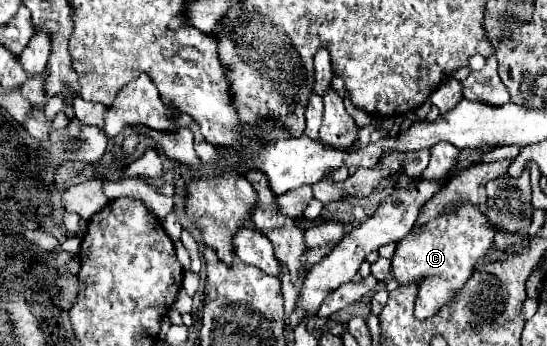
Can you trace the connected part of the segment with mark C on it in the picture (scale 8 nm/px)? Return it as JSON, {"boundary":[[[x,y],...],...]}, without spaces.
{"boundary":[[[461,202],[455,214],[445,214],[435,218],[423,228],[407,234],[393,256],[393,274],[401,286],[411,282],[417,284],[417,300],[415,300],[415,318],[427,320],[439,312],[439,308],[455,302],[455,296],[463,288],[463,284],[471,278],[479,262],[485,262],[493,246],[493,230],[489,228],[487,216],[477,210],[477,206],[469,202]]]}

